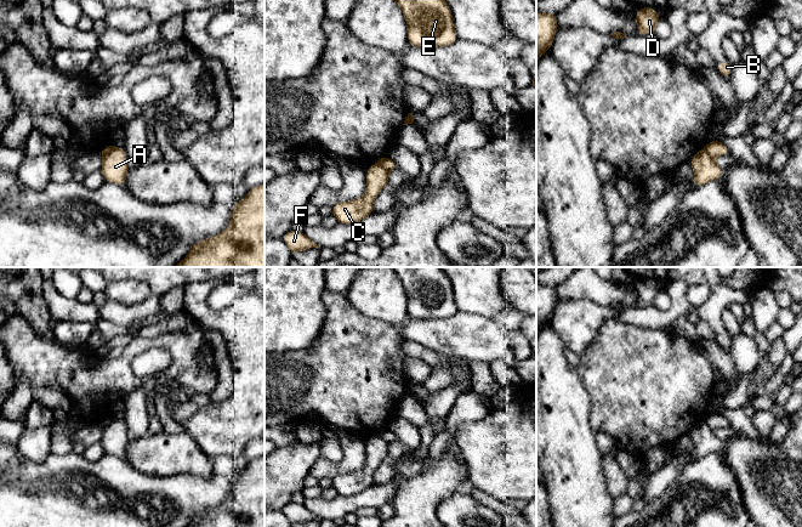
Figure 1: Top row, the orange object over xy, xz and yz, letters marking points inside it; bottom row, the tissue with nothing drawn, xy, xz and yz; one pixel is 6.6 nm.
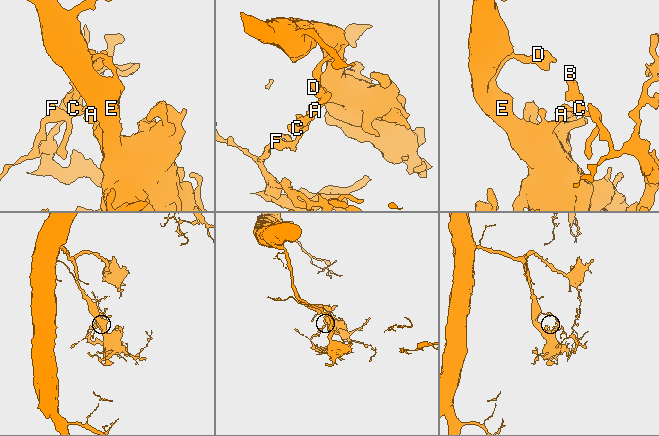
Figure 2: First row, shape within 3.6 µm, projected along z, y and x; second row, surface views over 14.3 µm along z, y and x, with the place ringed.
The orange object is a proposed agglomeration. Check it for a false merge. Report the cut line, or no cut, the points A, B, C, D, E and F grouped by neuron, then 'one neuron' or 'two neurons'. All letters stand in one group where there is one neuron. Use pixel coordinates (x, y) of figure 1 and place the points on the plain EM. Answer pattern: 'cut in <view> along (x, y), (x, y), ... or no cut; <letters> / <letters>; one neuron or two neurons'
cut in xz along (375, 435), (388, 443); A D E / B C F; two neurons

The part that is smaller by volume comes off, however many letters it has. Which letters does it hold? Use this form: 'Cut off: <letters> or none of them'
Cut off: B, C, F

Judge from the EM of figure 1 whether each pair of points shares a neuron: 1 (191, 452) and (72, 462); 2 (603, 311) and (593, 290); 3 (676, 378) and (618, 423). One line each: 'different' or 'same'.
1: different
2: different
3: same

